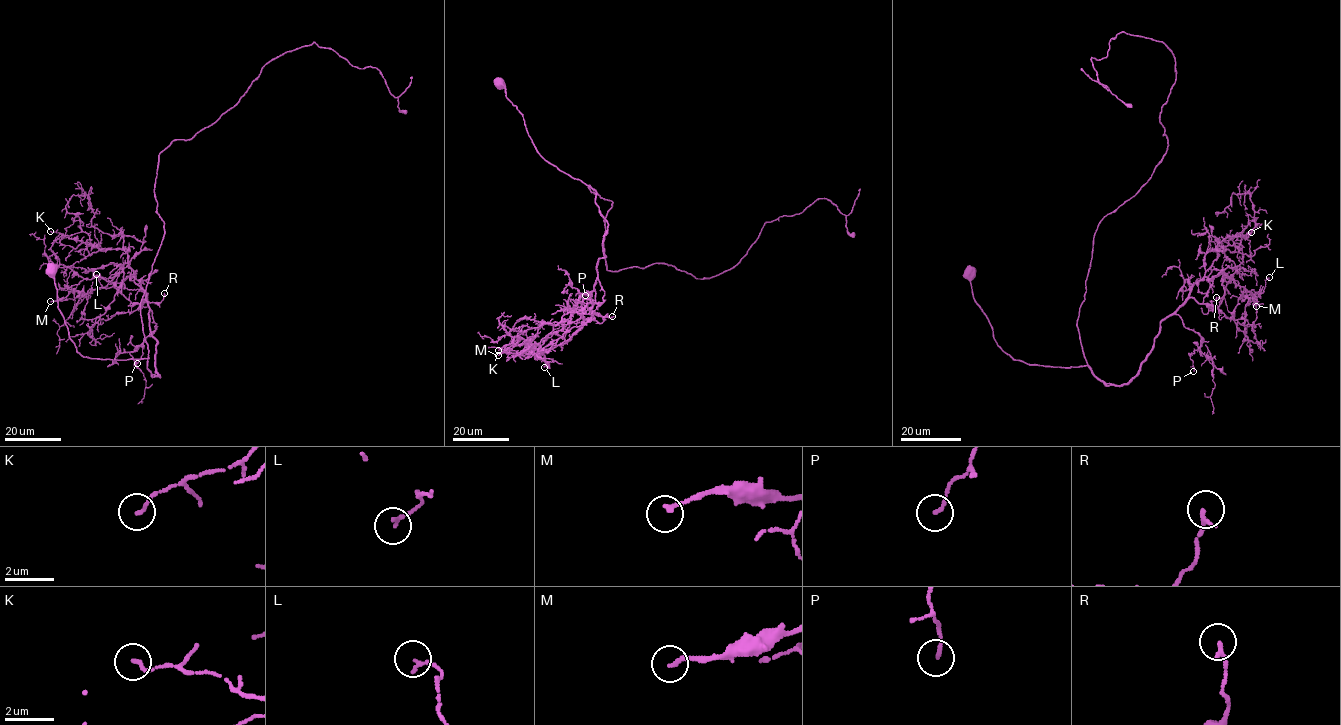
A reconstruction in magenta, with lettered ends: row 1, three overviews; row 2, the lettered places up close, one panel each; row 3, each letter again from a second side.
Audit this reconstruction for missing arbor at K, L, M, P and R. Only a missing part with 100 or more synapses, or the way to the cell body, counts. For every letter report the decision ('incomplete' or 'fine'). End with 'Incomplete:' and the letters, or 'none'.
K: fine
L: fine
M: fine
P: fine
R: fine
Incomplete: none

